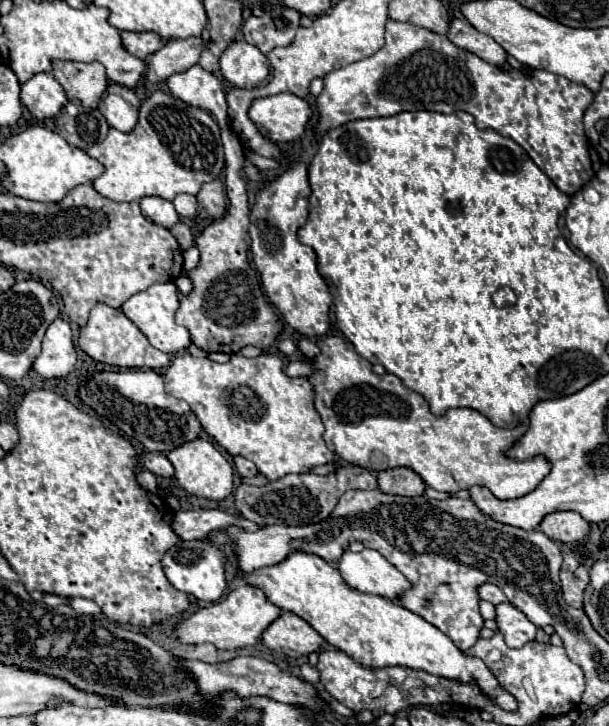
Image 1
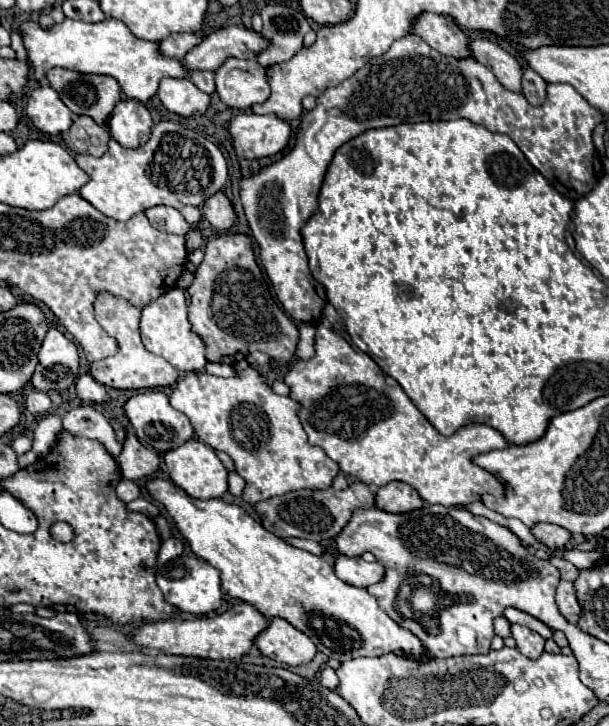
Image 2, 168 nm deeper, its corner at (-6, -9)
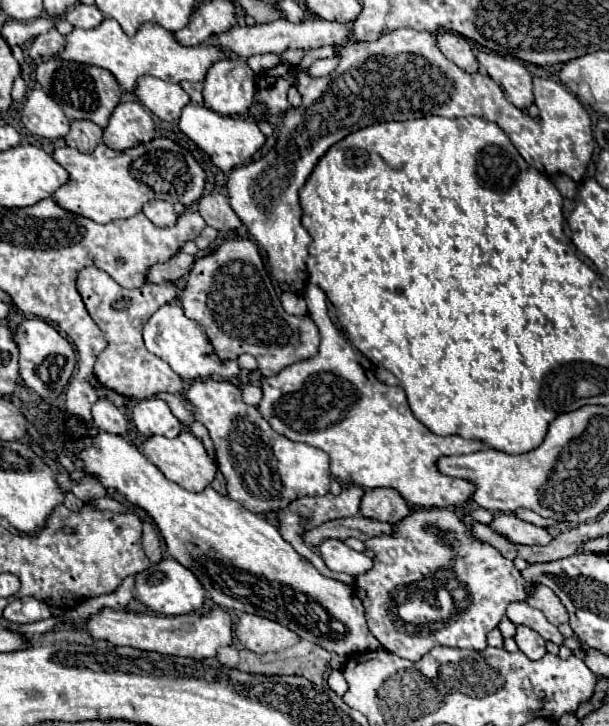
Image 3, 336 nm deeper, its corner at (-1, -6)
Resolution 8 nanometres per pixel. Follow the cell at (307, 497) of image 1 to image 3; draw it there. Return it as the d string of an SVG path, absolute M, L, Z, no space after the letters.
M347 485L347 487L343 487L343 491L341 491L339 495L327 493L327 495L323 495L323 497L299 497L299 499L291 501L287 507L275 511L275 513L277 513L277 521L279 521L279 531L281 531L283 539L285 539L287 543L291 543L291 545L297 549L297 553L301 553L305 559L309 559L319 571L323 571L323 575L331 575L331 577L335 577L335 579L343 579L343 583L351 583L351 585L355 583L355 579L351 579L351 575L337 575L337 573L333 573L331 569L327 569L327 565L323 563L321 555L317 555L315 551L309 551L309 547L307 547L305 541L303 541L303 535L305 535L307 531L311 531L311 529L315 529L315 527L319 527L319 525L331 521L331 519L341 519L341 517L359 515L359 505L361 505L363 493L365 493L365 491L363 491L359 485Z

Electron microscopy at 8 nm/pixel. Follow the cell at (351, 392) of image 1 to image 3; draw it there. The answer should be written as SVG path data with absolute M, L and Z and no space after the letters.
M317 285L305 287L305 301L309 317L315 321L321 333L319 353L315 357L285 367L281 373L273 377L261 379L263 399L257 407L259 411L263 411L263 417L269 421L269 425L279 435L285 435L291 441L301 441L323 449L331 459L331 473L347 483L357 483L359 487L365 489L393 487L403 495L403 499L407 499L409 505L421 505L421 507L453 507L469 501L469 497L475 491L475 483L443 475L437 469L437 459L441 459L443 455L481 451L485 443L479 439L463 439L459 435L439 437L431 433L421 421L413 417L403 389L381 383L373 375L371 363L353 345L349 345L349 341L333 325L327 313L327 297Z

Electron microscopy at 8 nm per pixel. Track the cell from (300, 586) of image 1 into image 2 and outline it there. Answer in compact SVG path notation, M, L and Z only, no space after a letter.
M156 476L146 482L148 494L162 506L166 512L172 516L176 530L198 558L204 562L212 564L214 568L220 570L222 574L222 590L236 600L252 604L264 618L284 618L290 622L296 630L304 632L316 648L326 654L328 658L336 658L340 662L360 658L360 656L382 656L388 652L394 652L398 656L416 656L424 654L422 642L410 632L400 628L376 602L372 594L368 594L364 588L346 584L334 574L334 568L322 558L314 556L306 550L294 548L288 544L284 538L278 538L276 534L268 532L260 522L256 522L244 508L238 504L228 504L222 498L212 498L212 500L198 500L188 496L182 488L174 486L170 480Z

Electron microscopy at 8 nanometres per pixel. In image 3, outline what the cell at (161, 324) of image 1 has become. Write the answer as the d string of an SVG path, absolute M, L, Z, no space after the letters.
M165 303L161 305L145 323L143 327L143 341L149 353L161 357L169 363L169 367L181 377L181 379L197 379L197 377L211 377L221 375L221 379L231 379L239 373L237 361L223 361L213 353L213 347L199 323L193 319L187 319L181 305L177 303Z

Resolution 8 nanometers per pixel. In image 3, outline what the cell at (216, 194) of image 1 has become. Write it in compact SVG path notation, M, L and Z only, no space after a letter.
M209 193L197 201L197 211L205 219L205 223L219 231L237 229L241 225L241 219L235 215L235 211L229 205L229 199L221 193Z

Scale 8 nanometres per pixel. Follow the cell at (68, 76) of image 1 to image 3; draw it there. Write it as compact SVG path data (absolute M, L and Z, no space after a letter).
M49 59L49 61L41 61L37 65L35 75L37 75L37 81L41 83L43 91L47 91L47 95L51 95L51 99L55 99L55 103L65 111L65 115L71 121L89 119L103 129L103 127L107 127L107 121L109 121L113 109L119 105L121 87L107 69L93 67L93 65L81 65L75 61Z

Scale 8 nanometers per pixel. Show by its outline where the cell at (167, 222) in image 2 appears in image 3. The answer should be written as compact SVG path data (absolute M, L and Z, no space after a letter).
M151 201L151 203L145 203L143 205L143 213L157 227L173 227L177 223L177 217L179 217L175 213L173 205L167 203L167 201Z

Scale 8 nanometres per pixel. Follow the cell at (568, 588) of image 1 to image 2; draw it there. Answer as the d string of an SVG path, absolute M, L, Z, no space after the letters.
M560 582L558 588L556 588L556 604L558 604L558 610L560 614L570 622L570 624L576 624L578 618L580 618L580 604L576 600L576 590L574 590L574 584L572 582Z

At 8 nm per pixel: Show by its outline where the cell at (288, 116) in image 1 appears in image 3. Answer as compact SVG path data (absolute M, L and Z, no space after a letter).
M189 103L179 119L179 129L193 141L197 143L205 153L209 153L211 161L223 169L223 171L231 171L233 167L241 167L245 161L249 161L267 141L267 137L259 131L257 123L251 119L243 119L243 117L227 117L227 115L219 115L203 105L195 105Z

